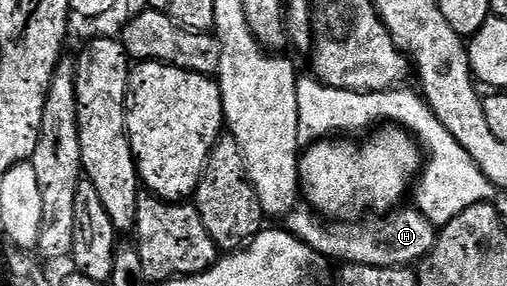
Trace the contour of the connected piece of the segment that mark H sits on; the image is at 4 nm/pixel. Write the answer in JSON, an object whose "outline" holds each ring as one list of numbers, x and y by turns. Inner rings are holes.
{"outline":[[297,206,285,218,285,228,299,241,305,242,320,257,335,258,343,264,367,265,377,269,416,265,431,252,438,236,438,227,411,206,394,209,385,217,375,214,358,220,329,223,313,208]]}

